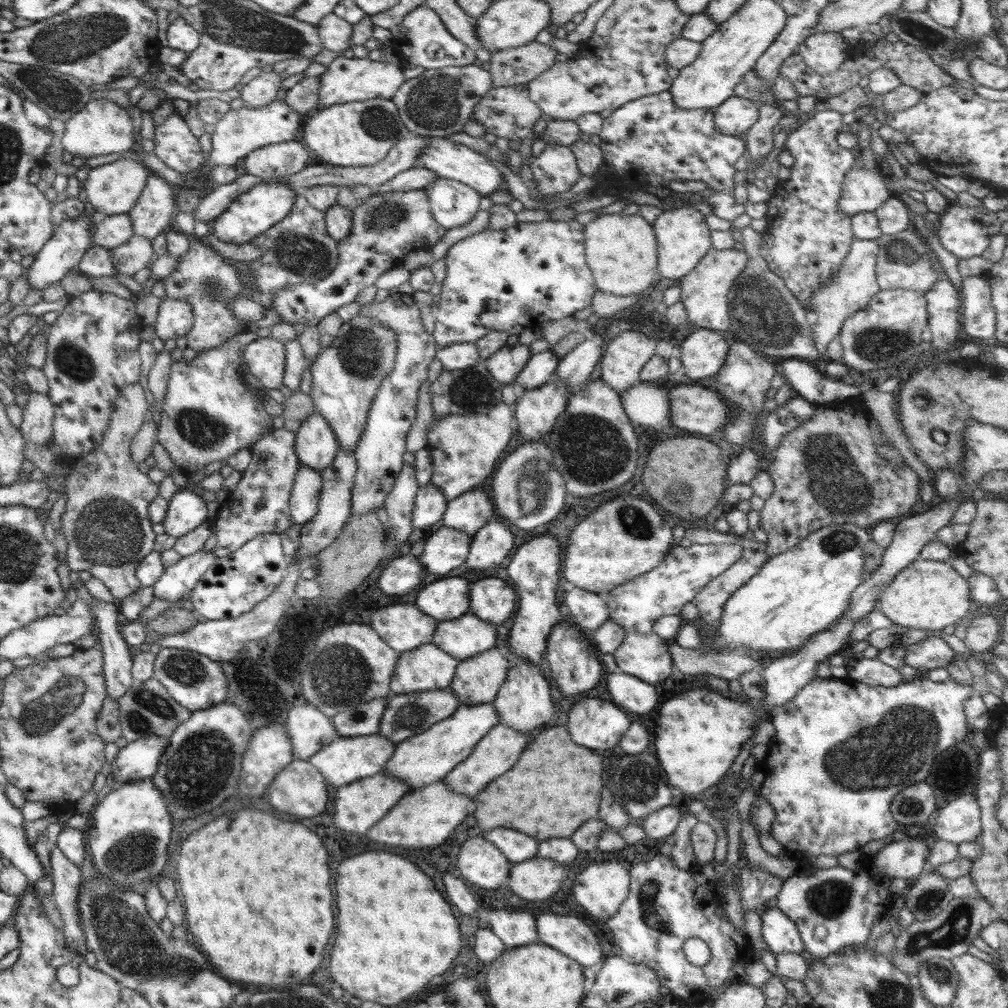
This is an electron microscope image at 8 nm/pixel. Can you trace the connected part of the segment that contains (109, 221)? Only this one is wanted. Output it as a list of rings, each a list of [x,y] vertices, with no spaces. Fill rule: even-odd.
[[[128,213],[102,216],[96,219],[95,223],[96,232],[91,238],[92,243],[108,250],[128,242],[135,234]]]

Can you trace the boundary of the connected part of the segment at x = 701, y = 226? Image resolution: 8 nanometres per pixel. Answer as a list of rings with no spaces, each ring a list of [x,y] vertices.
[[[692,206],[667,208],[651,225],[658,243],[659,278],[680,279],[686,276],[713,247],[705,215]]]

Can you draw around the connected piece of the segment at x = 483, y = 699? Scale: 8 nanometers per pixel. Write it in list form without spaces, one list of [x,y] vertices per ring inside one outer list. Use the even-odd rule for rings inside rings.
[[[495,646],[459,661],[449,688],[458,704],[478,706],[493,702],[506,680],[509,662]]]

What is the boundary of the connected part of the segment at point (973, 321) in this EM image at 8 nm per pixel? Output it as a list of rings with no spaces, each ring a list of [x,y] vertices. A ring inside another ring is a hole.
[[[968,276],[962,280],[962,324],[966,334],[993,342],[996,330],[996,311],[991,299],[988,280]]]

